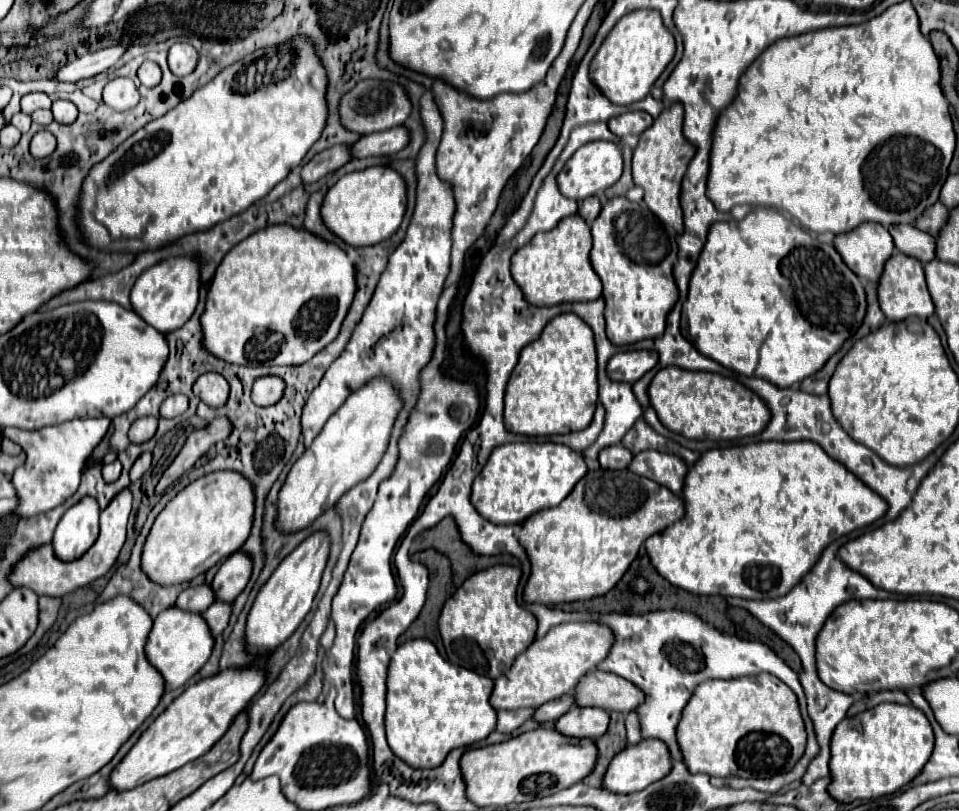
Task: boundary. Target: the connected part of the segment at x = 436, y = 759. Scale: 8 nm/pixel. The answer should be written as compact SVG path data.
M427 639L405 641L393 653L387 675L385 733L391 751L401 761L409 763L413 769L425 769L425 767L439 767L445 761L447 753L455 747L483 741L495 729L497 723L497 711L493 711L493 707L489 705L491 691L493 691L493 681L489 677L477 675L475 671L445 661L437 653L437 647L431 641Z

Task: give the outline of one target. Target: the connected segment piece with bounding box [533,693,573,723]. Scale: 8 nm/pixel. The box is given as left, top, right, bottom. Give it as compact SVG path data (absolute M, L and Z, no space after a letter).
M561 695L561 699L553 699L553 703L545 703L545 707L537 707L533 719L537 723L551 723L559 719L563 713L567 713L573 707L573 695Z

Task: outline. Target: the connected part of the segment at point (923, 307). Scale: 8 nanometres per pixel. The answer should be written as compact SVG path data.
M895 251L895 255L889 257L889 263L885 263L885 271L881 273L879 287L877 287L877 297L879 297L881 311L885 313L885 317L889 321L901 321L901 319L911 317L911 315L927 319L935 311L931 295L927 291L921 261L913 259L909 255L901 255L899 251Z

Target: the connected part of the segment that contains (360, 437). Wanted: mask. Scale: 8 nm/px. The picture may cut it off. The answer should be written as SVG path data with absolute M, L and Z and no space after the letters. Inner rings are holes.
M373 379L365 387L357 389L325 423L311 447L291 467L279 497L275 529L279 533L297 533L311 527L313 521L327 509L335 507L349 487L367 479L369 473L381 461L387 449L389 433L395 417L401 409L401 399L393 391L387 379Z

